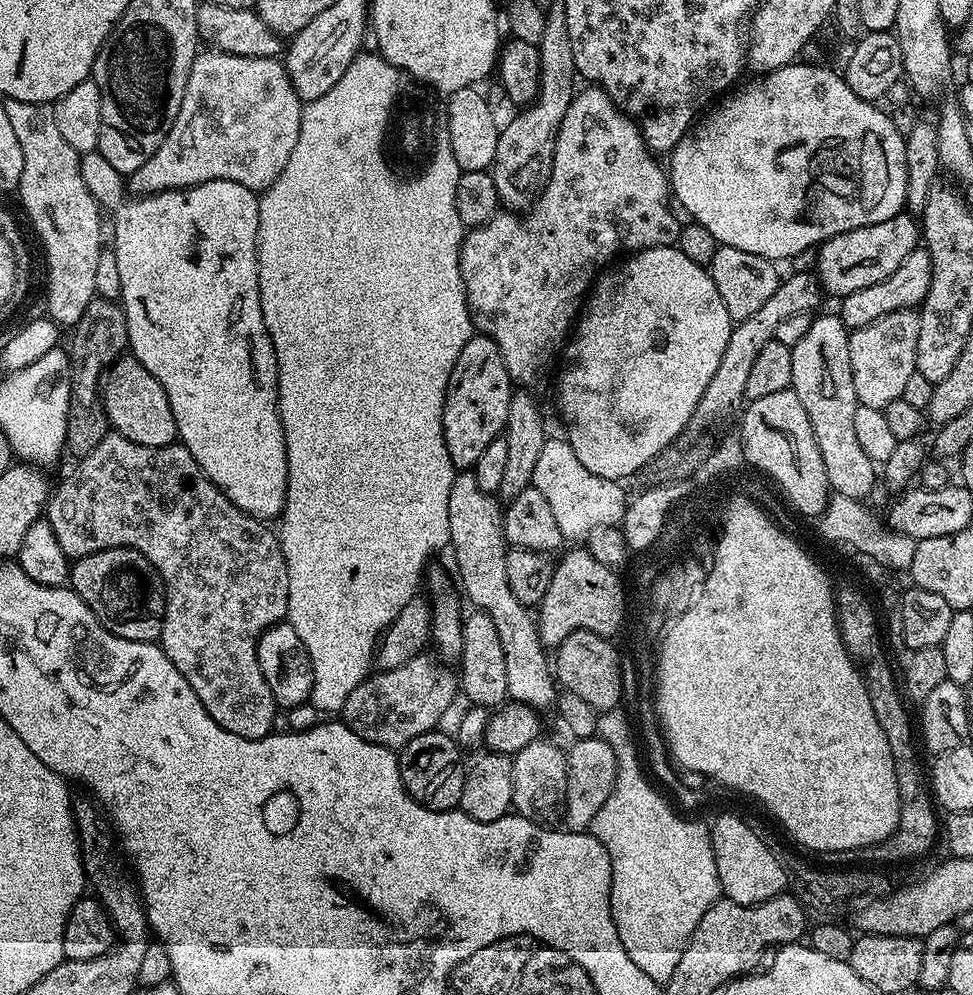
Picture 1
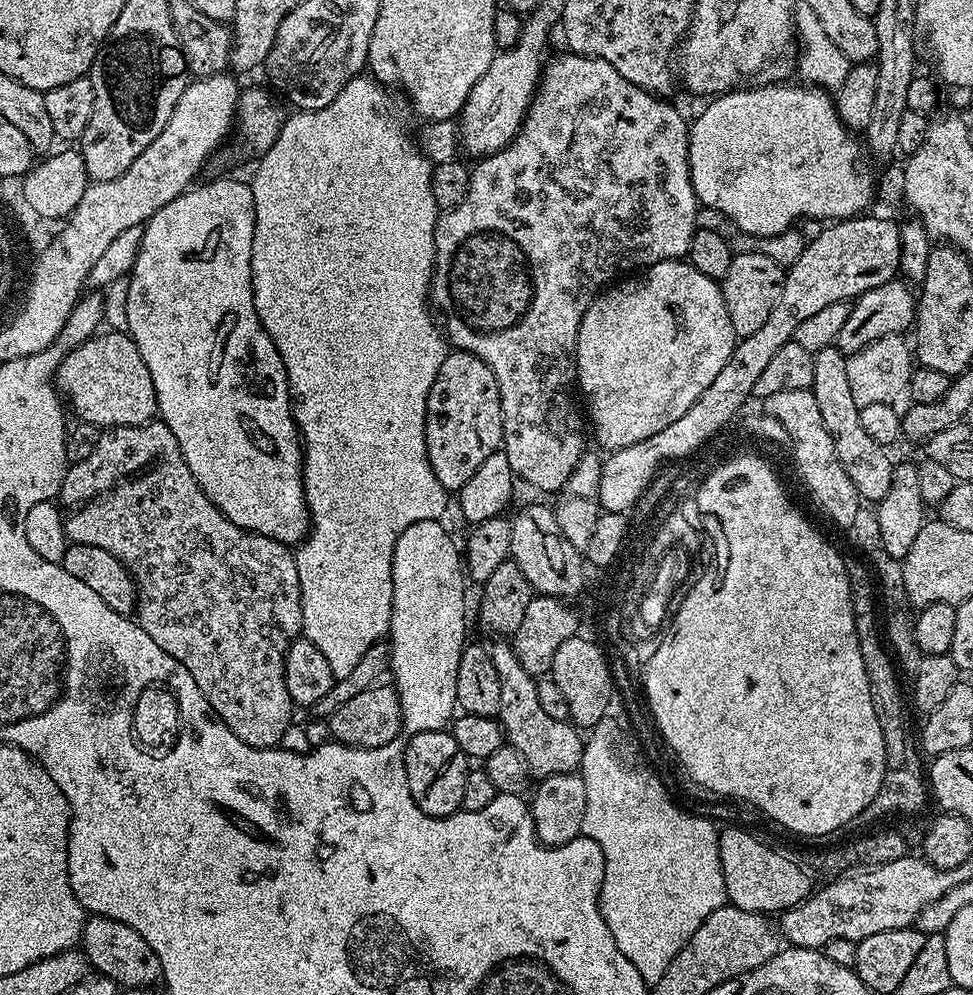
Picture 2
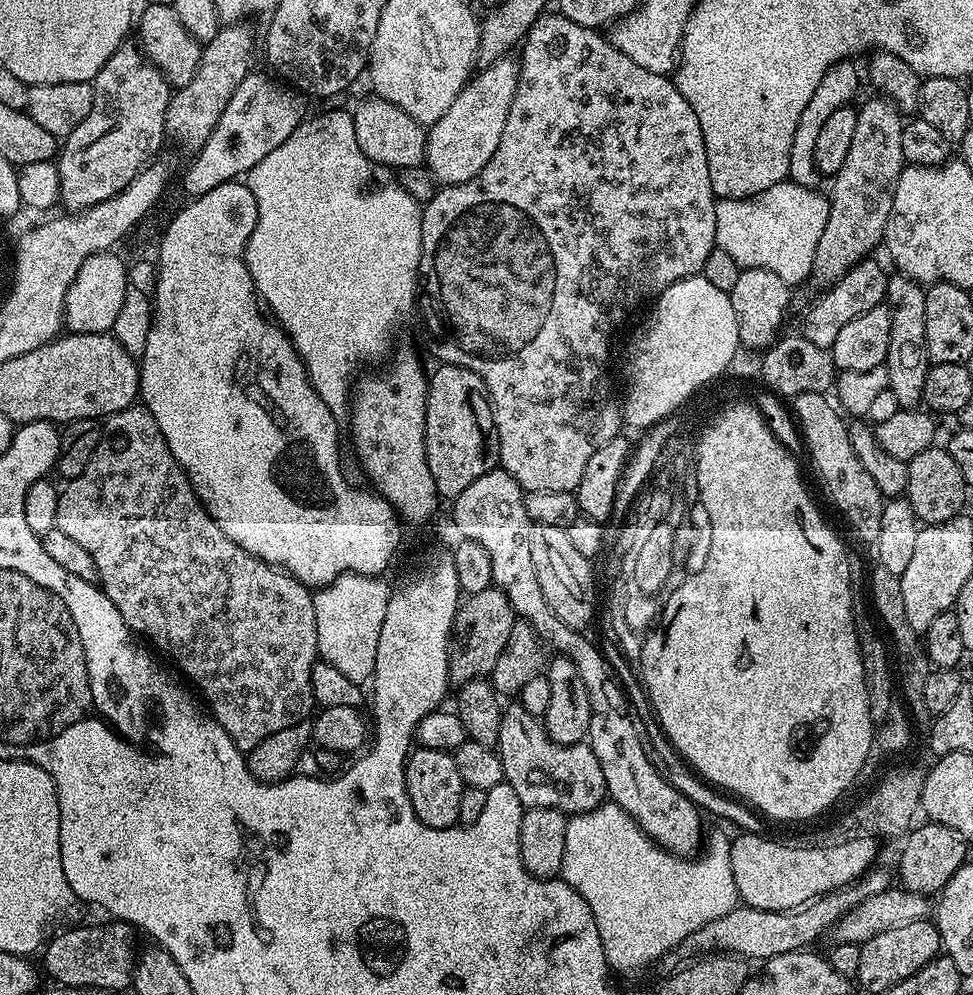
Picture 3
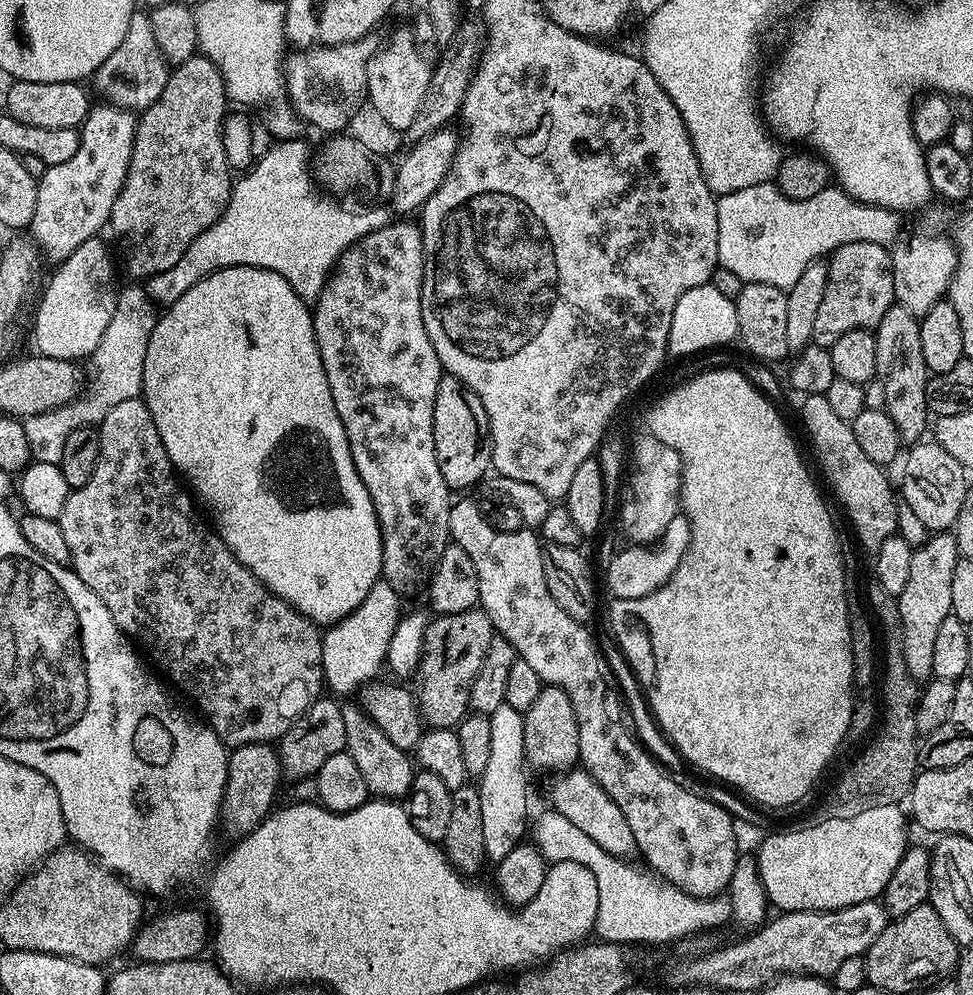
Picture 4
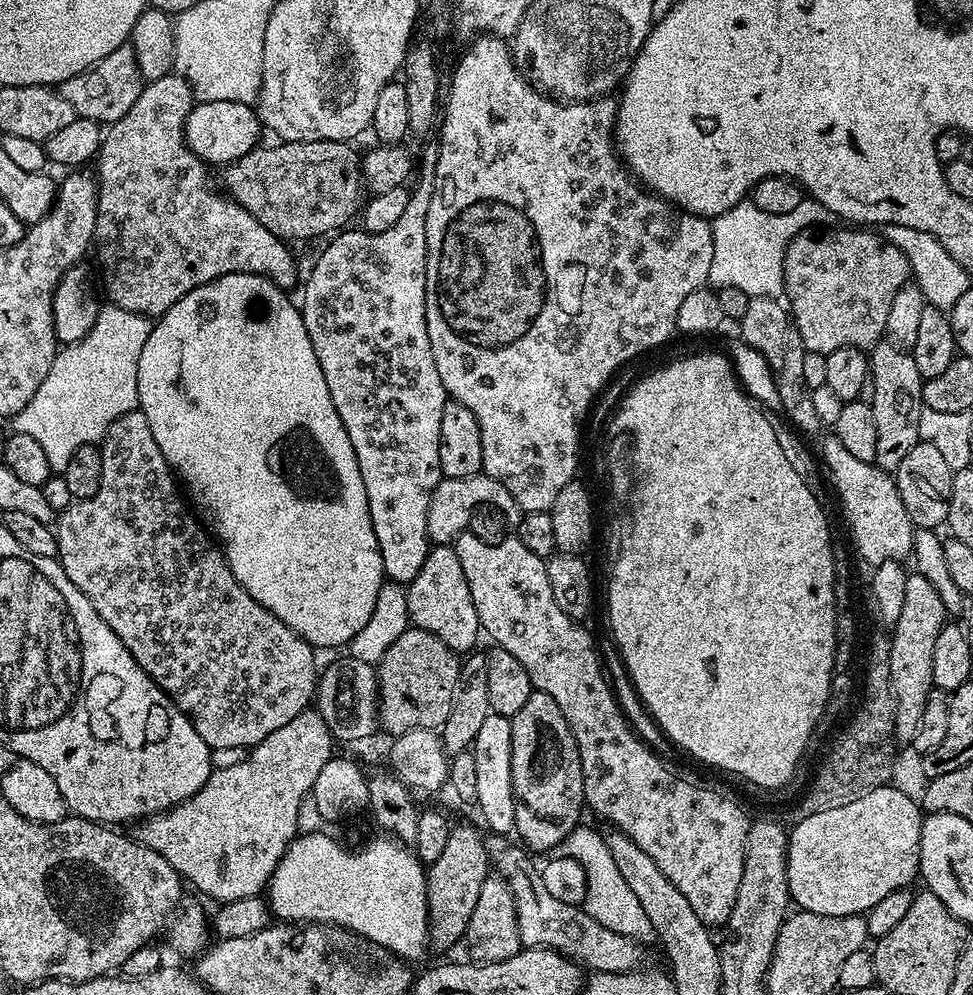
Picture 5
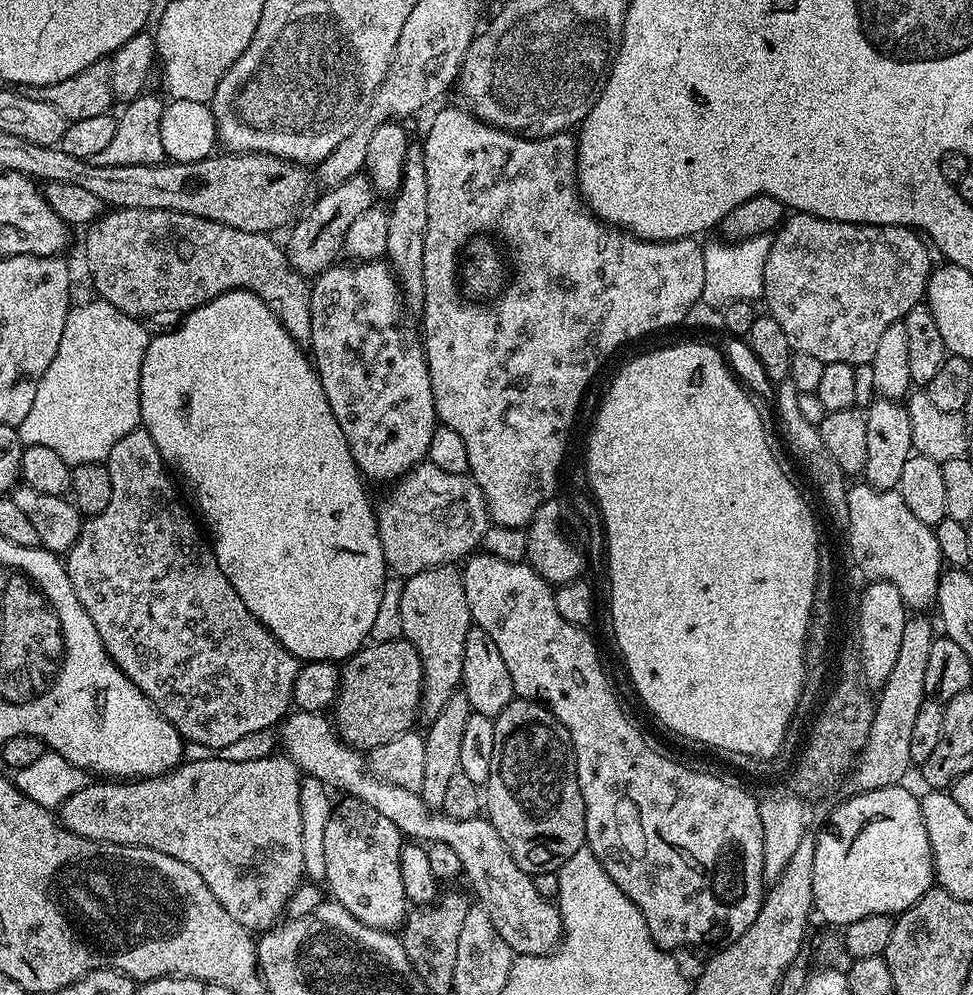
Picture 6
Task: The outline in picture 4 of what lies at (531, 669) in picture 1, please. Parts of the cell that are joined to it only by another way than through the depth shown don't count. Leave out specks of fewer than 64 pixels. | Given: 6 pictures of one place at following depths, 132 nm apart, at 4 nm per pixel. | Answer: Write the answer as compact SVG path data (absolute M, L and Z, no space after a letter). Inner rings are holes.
M577 766L563 774L557 775L552 784L551 811L562 814L569 822L574 822L578 830L583 830L593 842L598 842L606 854L614 854L621 858L632 858L638 849L634 842L634 830L630 830L630 822L626 822L626 814L618 810L618 802L594 782L590 773Z

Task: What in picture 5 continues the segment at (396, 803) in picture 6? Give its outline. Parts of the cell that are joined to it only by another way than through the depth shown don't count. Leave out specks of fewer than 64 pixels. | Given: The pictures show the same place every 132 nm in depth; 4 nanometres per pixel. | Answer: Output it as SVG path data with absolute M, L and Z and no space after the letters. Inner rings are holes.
M500 834L489 835L486 843L491 867L504 877L514 894L518 934L523 947L549 948L561 952L567 960L593 973L634 972L643 965L640 964L644 960L644 952L640 949L643 947L637 941L602 926L602 922L585 912L583 907L554 898L554 894L550 894L542 882L540 868L532 865L533 857L519 843L511 844L508 838Z

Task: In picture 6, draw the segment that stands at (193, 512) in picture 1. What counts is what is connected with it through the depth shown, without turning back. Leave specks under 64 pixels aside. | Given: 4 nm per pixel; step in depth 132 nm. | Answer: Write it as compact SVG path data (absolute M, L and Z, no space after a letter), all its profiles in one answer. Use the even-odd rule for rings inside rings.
M141 426L130 430L130 434L121 438L115 444L114 450L110 450L106 463L110 470L112 487L110 502L106 505L106 510L102 510L102 514L87 517L81 523L78 538L66 554L66 567L74 594L78 602L82 602L82 610L90 614L90 622L94 622L94 630L98 630L98 638L102 638L106 654L116 663L118 670L122 670L122 674L126 674L126 678L130 678L130 682L134 682L134 686L138 686L138 690L142 690L142 694L150 698L152 705L180 731L185 741L192 743L193 740L204 748L228 748L247 736L256 736L267 728L275 729L293 707L292 691L301 661L297 660L294 654L290 654L290 650L286 650L286 646L282 646L282 642L278 642L274 634L270 634L270 630L266 630L266 626L262 626L262 622L258 622L258 618L250 614L250 610L246 610L242 598L238 598L238 590L234 590L226 574L222 574L216 561L216 553L210 547L209 541L207 544L200 537L191 514L184 509L175 486L168 481L169 469L160 456L158 446L154 446L154 438L150 438L146 429Z

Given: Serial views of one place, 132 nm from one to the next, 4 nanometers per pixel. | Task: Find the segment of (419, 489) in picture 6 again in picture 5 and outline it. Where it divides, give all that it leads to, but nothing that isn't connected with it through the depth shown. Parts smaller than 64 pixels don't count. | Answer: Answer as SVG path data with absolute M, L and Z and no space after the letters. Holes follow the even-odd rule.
M486 475L471 476L470 478L444 478L434 490L430 498L429 513L426 514L428 538L433 545L451 545L460 535L469 531L472 515L479 508L493 508L509 526L519 524L522 515L518 502L502 482Z

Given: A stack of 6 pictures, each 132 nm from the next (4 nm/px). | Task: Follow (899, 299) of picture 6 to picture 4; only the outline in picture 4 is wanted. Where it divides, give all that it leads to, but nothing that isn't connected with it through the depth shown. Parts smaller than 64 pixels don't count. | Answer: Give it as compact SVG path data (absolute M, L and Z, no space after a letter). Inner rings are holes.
M850 242L846 246L836 249L831 253L827 266L826 292L822 298L822 306L818 309L816 321L814 321L812 343L831 349L832 344L838 342L838 338L850 330L876 329L882 322L882 314L886 314L886 310L890 310L896 303L896 295L894 294L892 253L889 249L878 246L874 242Z

